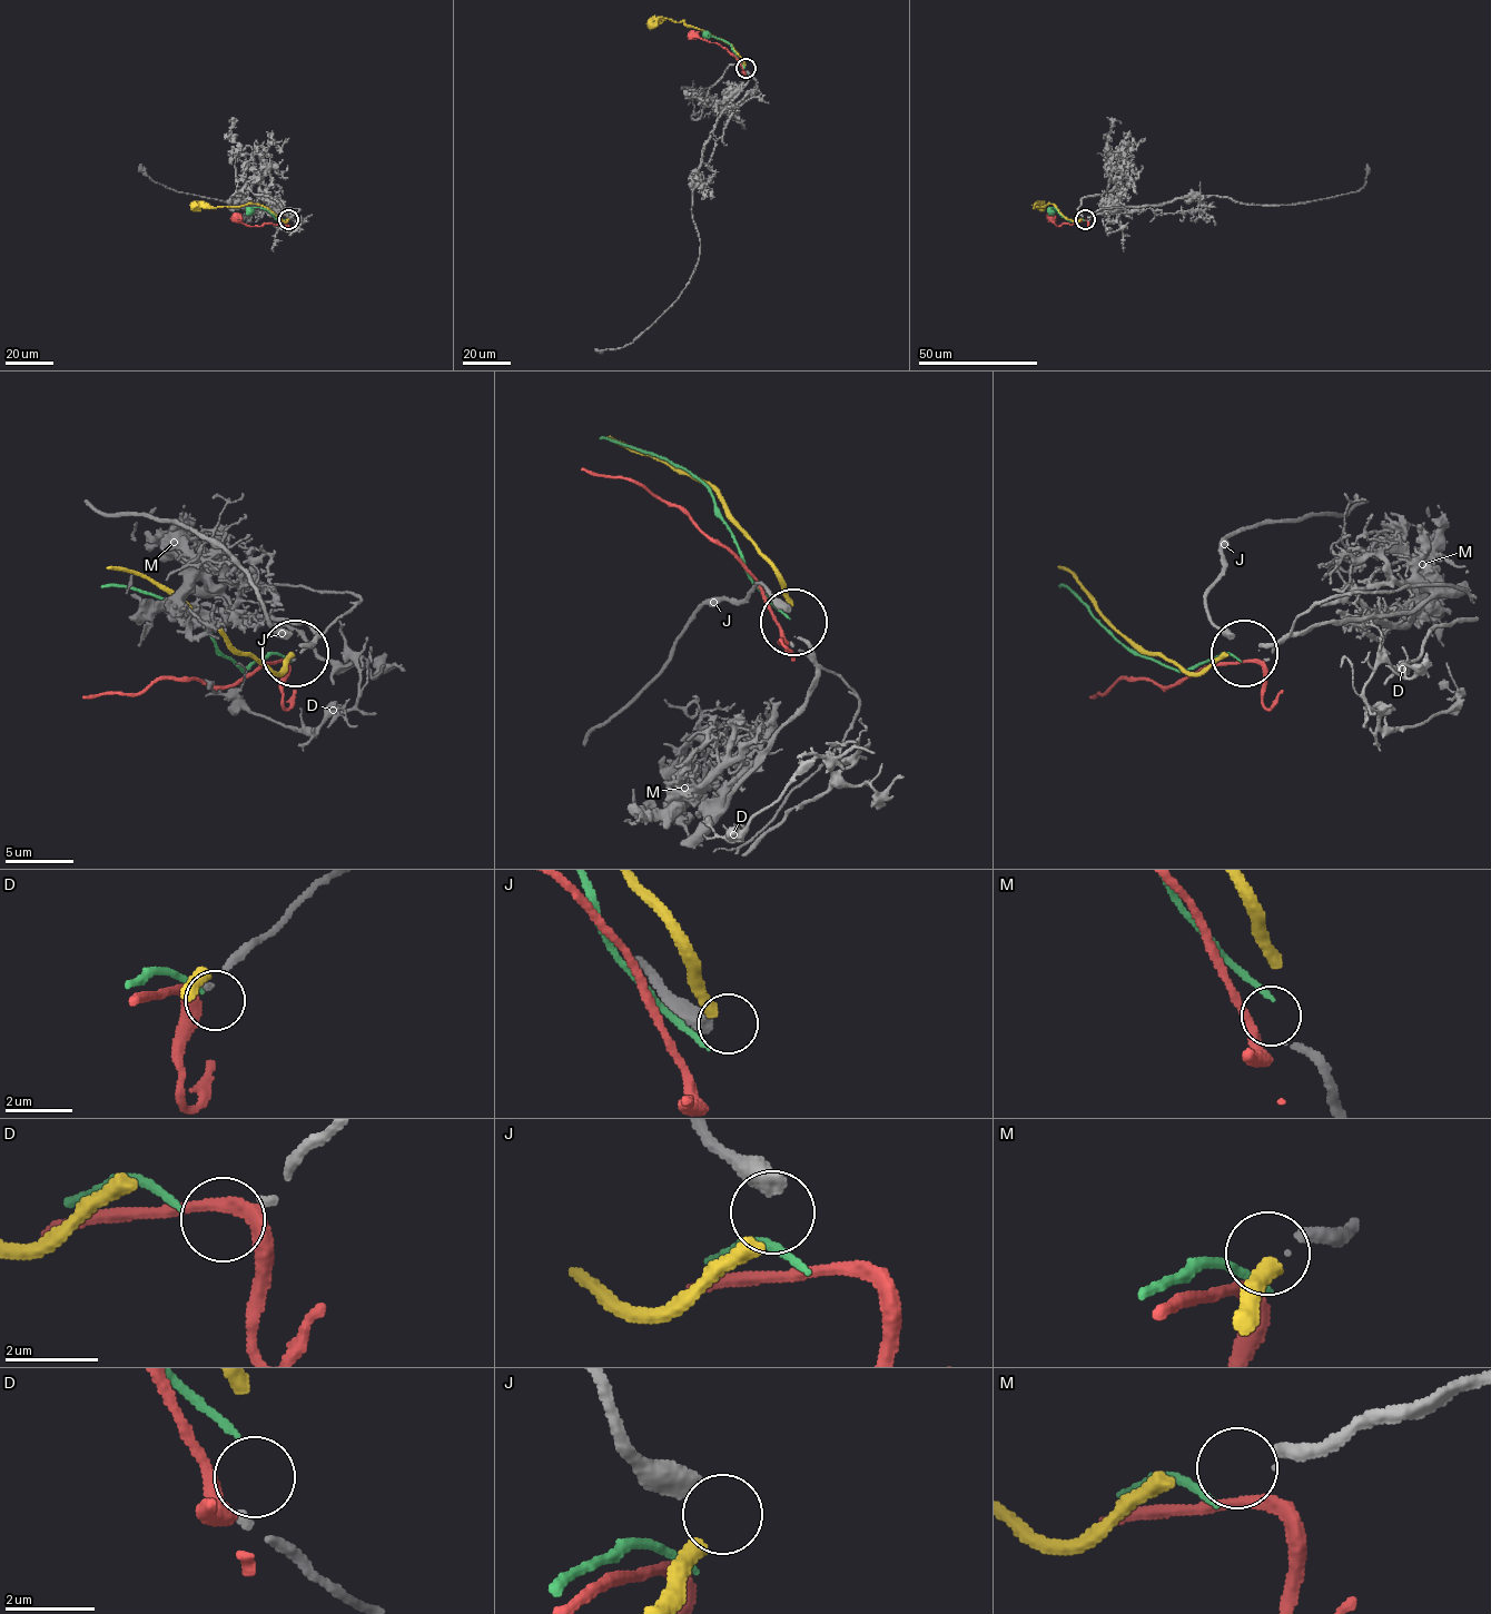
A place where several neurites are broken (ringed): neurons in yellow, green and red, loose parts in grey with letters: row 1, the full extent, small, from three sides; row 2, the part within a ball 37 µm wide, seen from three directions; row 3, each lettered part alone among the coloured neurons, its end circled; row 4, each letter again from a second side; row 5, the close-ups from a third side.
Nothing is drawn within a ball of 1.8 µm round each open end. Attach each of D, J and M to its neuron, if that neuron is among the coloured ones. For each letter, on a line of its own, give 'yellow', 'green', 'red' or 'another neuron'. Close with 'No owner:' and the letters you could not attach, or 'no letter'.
D: green
J: yellow
M: another neuron
No owner: M

